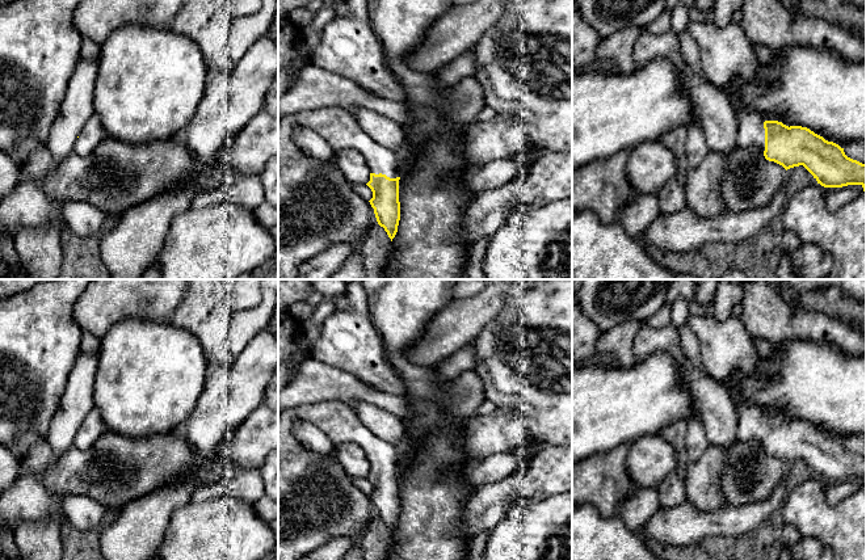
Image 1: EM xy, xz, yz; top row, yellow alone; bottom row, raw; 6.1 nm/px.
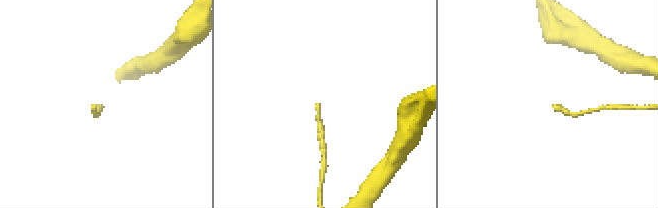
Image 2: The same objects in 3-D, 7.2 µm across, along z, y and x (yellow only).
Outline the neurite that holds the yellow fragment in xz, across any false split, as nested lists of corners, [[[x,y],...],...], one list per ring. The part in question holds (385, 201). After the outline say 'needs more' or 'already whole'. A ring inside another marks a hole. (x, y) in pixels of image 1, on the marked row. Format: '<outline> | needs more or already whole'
[[[324,106],[314,110],[303,110],[278,119],[278,279],[297,279],[299,266],[319,256],[335,244],[358,241],[378,223],[388,237],[395,237],[400,220],[399,173],[400,155],[378,144],[357,123],[356,117],[341,106]],[[298,126],[304,126],[321,138],[333,150],[331,160],[316,160],[300,150],[293,140],[293,132]],[[344,150],[356,150],[366,160],[370,169],[370,181],[366,184],[373,198],[367,202],[361,198],[353,185],[345,178],[337,165],[337,155]]] | needs more

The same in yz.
[[[736,101],[732,108],[737,121],[736,147],[758,147],[766,160],[786,170],[803,165],[824,188],[861,185],[866,193],[866,164],[848,157],[838,144],[807,127],[764,122]]] | needs more

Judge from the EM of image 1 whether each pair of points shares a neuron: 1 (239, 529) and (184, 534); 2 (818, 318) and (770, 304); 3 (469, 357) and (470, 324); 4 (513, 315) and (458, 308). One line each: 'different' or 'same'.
1: same
2: same
3: different
4: different

